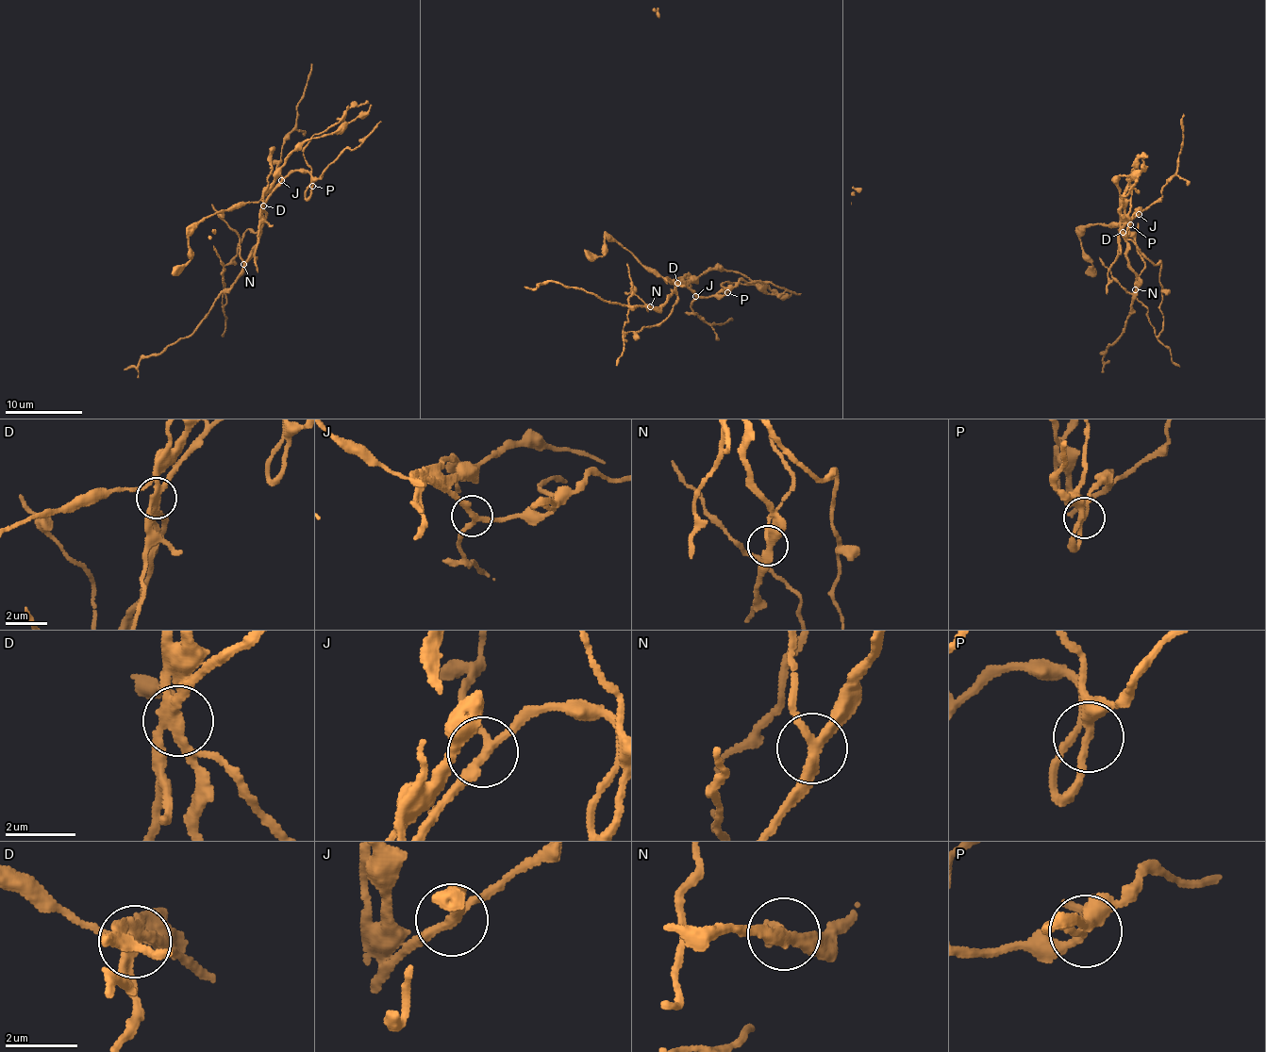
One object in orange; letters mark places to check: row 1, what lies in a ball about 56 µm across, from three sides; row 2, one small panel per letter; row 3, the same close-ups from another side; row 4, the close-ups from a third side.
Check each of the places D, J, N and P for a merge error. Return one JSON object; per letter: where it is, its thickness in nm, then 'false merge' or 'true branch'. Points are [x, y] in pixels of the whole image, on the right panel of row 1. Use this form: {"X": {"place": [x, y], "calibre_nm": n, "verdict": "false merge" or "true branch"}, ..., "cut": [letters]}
{"D": {"place": [1123, 232], "calibre_nm": 280, "verdict": "false merge"}, "J": {"place": [1139, 214], "calibre_nm": 240, "verdict": "true branch"}, "N": {"place": [1135, 289], "calibre_nm": 280, "verdict": "false merge"}, "P": {"place": [1130, 224], "calibre_nm": 220, "verdict": "true branch"}, "cut": ["D", "N"]}

